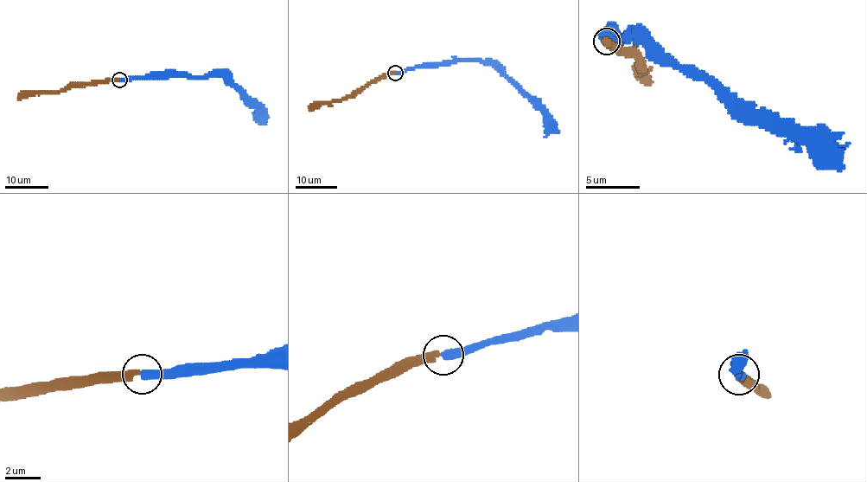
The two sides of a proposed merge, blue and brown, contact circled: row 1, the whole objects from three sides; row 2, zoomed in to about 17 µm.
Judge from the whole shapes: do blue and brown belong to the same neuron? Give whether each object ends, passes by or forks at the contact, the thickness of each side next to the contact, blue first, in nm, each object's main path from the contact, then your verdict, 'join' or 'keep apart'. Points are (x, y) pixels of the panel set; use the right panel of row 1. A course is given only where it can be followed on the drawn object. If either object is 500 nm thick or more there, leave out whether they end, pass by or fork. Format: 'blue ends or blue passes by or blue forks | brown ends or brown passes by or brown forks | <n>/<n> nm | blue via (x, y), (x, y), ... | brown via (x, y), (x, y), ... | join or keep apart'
blue ends | brown ends | 480/400 nm | blue via (606, 41), (606, 35), (626, 42), (647, 40), (673, 62), (702, 71), (779, 132), (809, 138), (844, 168) | brown via (606, 41), (627, 48), (641, 67), (633, 67), (649, 85) | join

